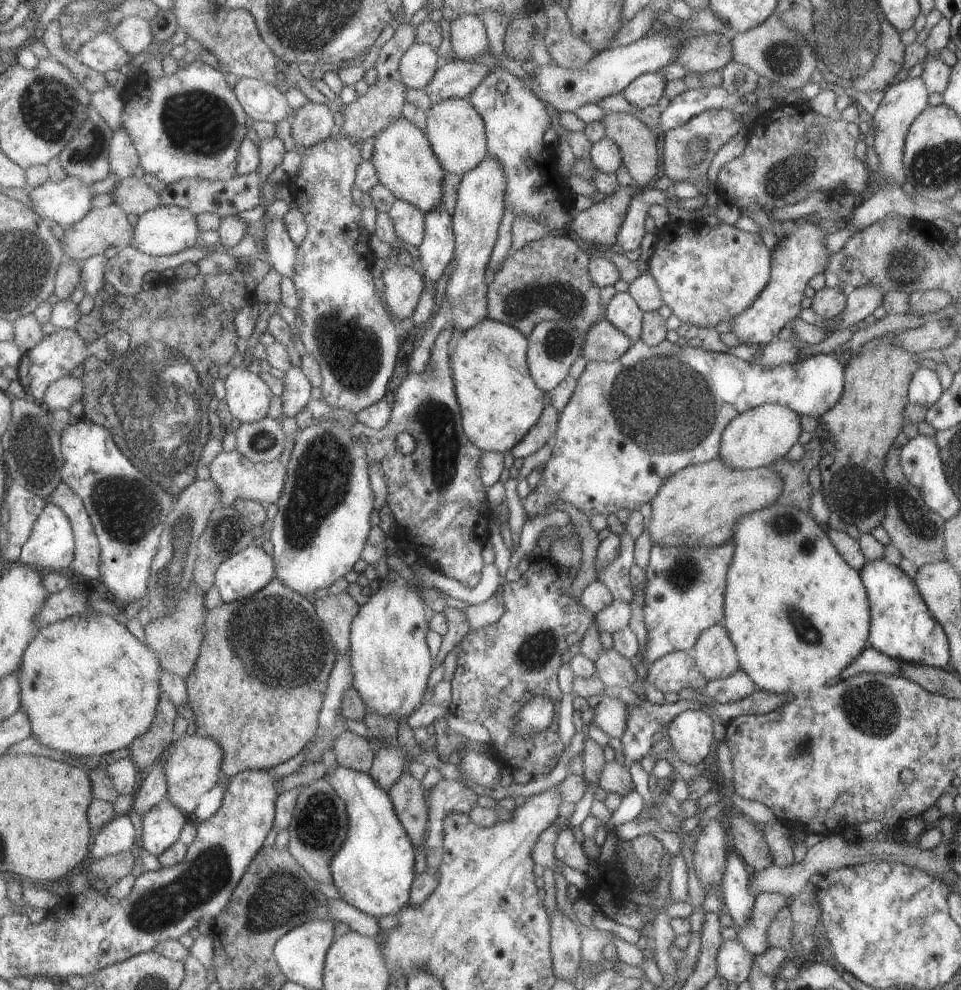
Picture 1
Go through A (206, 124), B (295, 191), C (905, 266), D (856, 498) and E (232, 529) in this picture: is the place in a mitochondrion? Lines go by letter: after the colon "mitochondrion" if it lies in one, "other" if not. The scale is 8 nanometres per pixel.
A: mitochondrion
B: other
C: mitochondrion
D: mitochondrion
E: mitochondrion

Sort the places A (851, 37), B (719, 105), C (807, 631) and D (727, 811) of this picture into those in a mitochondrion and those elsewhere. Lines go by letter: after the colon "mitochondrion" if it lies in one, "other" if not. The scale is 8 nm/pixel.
A: mitochondrion
B: other
C: mitochondrion
D: other

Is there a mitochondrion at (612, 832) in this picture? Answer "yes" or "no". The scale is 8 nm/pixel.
no

